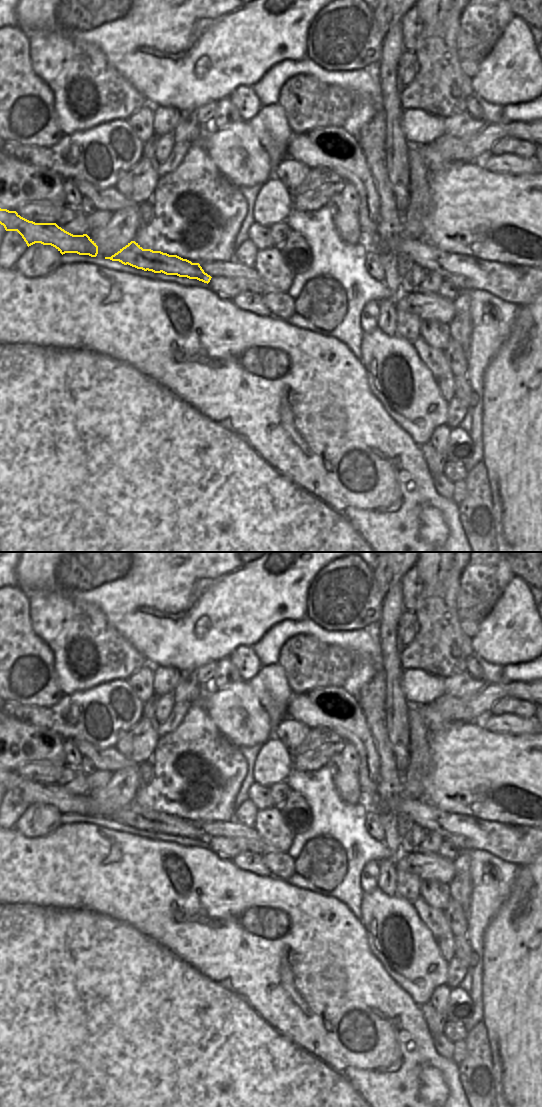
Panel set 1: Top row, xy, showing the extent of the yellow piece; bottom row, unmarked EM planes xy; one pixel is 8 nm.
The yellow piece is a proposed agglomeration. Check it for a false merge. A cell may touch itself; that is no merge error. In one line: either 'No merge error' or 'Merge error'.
Merge error

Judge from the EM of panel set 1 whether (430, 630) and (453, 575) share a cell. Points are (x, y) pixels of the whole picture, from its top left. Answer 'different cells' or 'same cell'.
same cell

